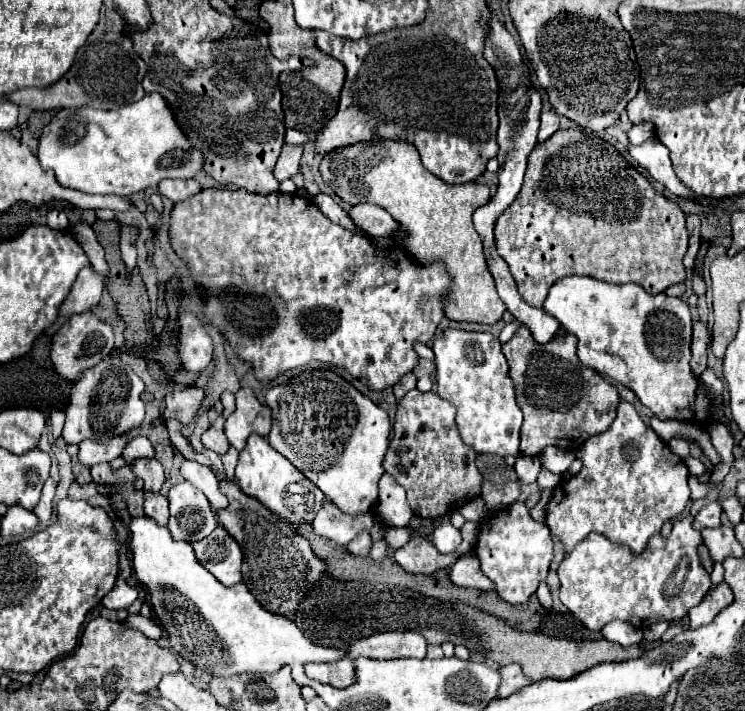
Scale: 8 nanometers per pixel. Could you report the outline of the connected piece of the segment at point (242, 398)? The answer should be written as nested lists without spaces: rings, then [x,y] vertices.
[[[242,387],[236,393],[236,411],[224,423],[224,431],[230,445],[242,451],[250,433],[258,433],[266,437],[270,425],[272,425],[270,409],[254,397],[250,387]]]

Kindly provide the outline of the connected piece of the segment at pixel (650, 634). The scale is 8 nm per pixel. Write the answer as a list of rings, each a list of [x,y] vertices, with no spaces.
[[[662,621],[655,623],[644,630],[643,639],[644,641],[656,641],[659,640],[665,631],[669,628],[670,623],[667,621]]]

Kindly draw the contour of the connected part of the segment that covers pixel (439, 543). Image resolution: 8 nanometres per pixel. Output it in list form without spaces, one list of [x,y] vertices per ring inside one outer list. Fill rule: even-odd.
[[[446,523],[446,525],[440,525],[440,527],[434,529],[432,543],[436,545],[436,549],[440,553],[446,555],[446,553],[454,553],[458,549],[458,545],[462,543],[462,537],[460,537],[460,531],[454,525]]]

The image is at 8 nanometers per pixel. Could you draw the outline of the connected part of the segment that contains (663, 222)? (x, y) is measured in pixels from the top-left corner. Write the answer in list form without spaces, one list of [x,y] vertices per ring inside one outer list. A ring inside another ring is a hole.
[[[558,129],[550,139],[546,139],[544,143],[538,143],[534,147],[532,155],[528,157],[528,167],[526,167],[526,177],[524,177],[522,191],[518,193],[514,203],[498,217],[494,235],[496,235],[498,255],[510,265],[510,273],[514,275],[514,279],[518,283],[518,291],[520,291],[522,299],[532,307],[542,307],[552,283],[556,283],[558,279],[568,277],[568,275],[590,275],[594,279],[604,279],[604,281],[610,281],[610,283],[628,283],[628,281],[632,281],[632,283],[642,285],[644,291],[648,291],[648,293],[666,291],[670,285],[682,283],[686,279],[686,269],[682,265],[682,257],[688,249],[688,233],[686,233],[686,215],[680,209],[680,205],[666,199],[664,195],[656,193],[654,187],[648,183],[648,179],[644,175],[640,175],[610,143],[606,143],[602,139],[600,139],[600,183],[596,183],[596,139],[592,141],[590,137],[580,133],[578,129],[566,129],[566,131]],[[600,191],[624,191],[624,223],[620,223],[620,211],[616,211],[616,203],[612,203],[612,199],[620,199],[620,195],[600,195]]]

